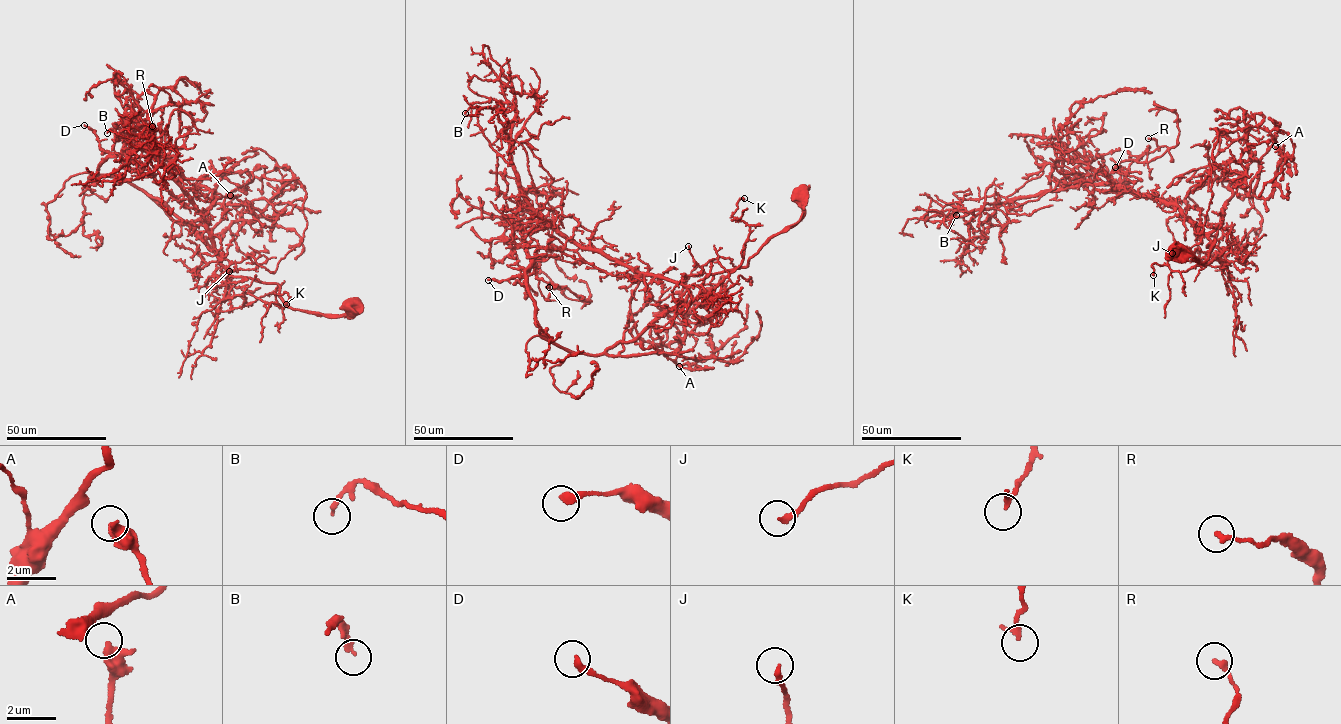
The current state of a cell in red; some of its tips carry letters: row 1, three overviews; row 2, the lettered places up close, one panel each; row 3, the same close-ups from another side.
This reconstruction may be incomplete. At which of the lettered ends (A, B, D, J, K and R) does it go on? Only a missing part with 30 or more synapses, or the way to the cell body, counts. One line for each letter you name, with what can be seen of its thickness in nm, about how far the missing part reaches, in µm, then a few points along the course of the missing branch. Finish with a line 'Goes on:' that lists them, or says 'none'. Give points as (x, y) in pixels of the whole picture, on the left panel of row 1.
Goes on: none

